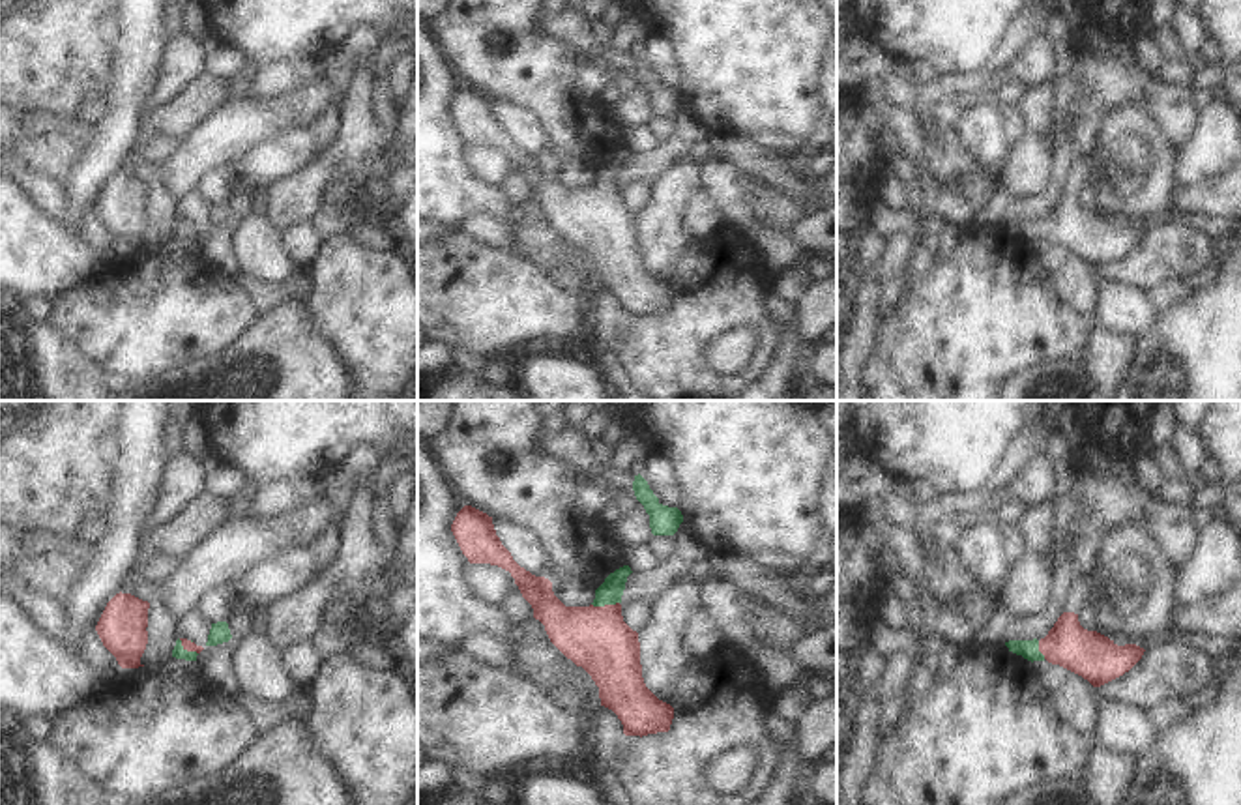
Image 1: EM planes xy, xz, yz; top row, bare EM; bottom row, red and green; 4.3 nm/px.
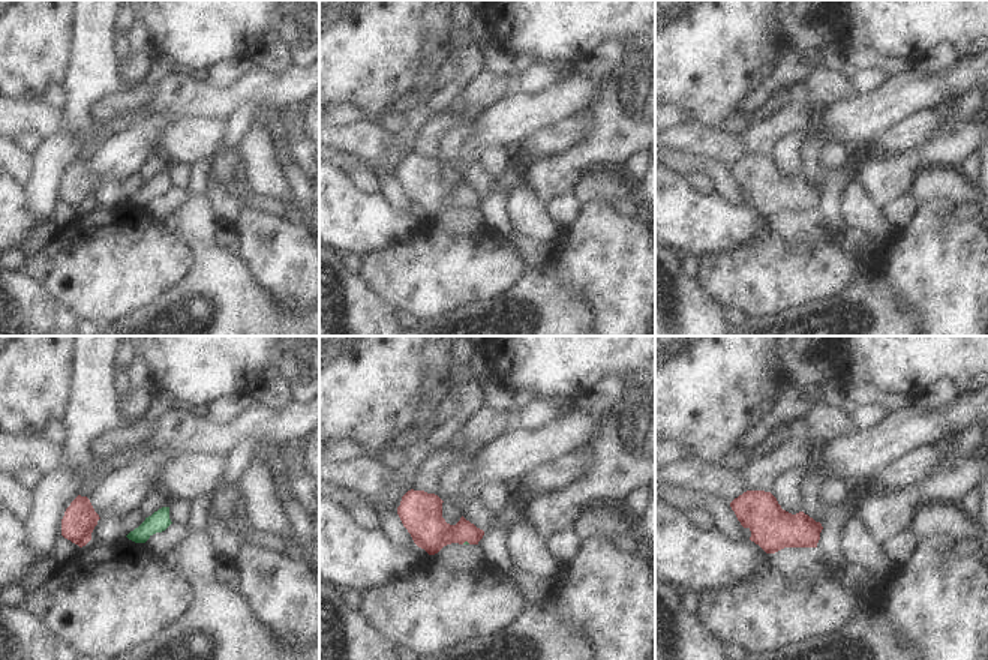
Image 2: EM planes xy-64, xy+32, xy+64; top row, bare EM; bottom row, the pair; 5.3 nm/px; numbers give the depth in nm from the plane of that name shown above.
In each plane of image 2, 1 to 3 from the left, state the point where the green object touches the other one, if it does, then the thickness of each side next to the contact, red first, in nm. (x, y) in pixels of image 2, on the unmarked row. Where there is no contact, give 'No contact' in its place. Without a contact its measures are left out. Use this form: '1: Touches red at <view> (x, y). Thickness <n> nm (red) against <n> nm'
1: No contact
2: Touches red at xy+32 (467, 204). Thickness 200 nm (red) against 20 nm
3: No contact.

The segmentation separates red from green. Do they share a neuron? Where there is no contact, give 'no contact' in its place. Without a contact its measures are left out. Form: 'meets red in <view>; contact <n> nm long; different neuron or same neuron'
meets red in xz; contact 120 nm long; same neuron

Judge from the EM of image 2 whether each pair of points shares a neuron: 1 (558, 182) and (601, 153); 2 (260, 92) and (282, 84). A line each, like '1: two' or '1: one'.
1: one
2: one

